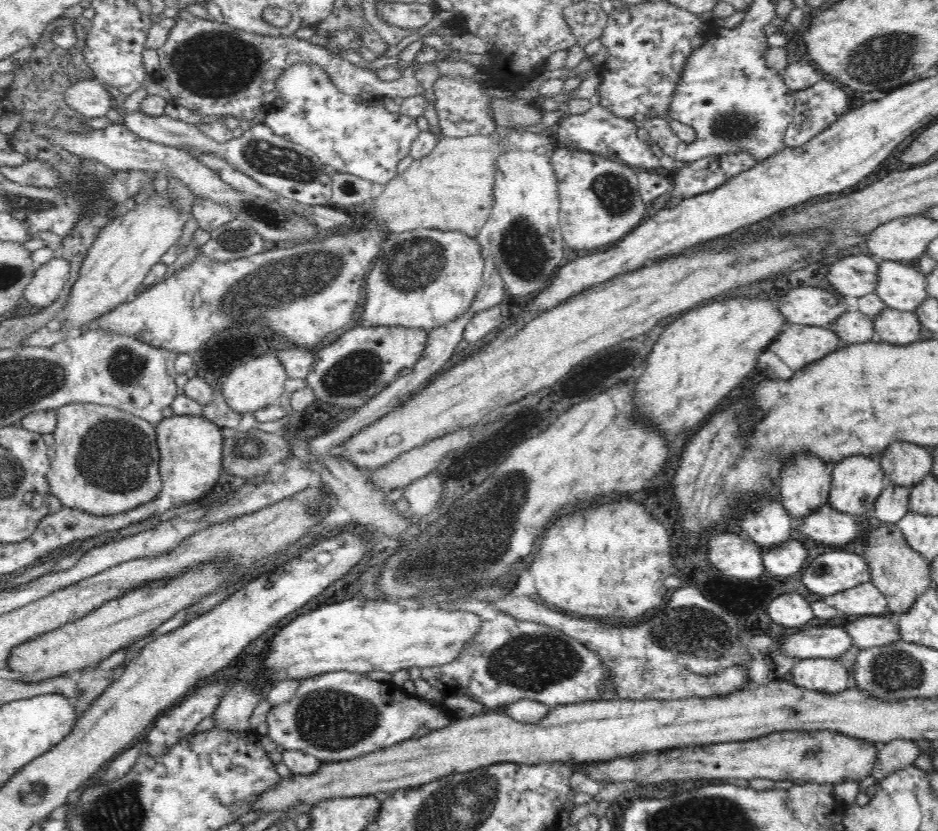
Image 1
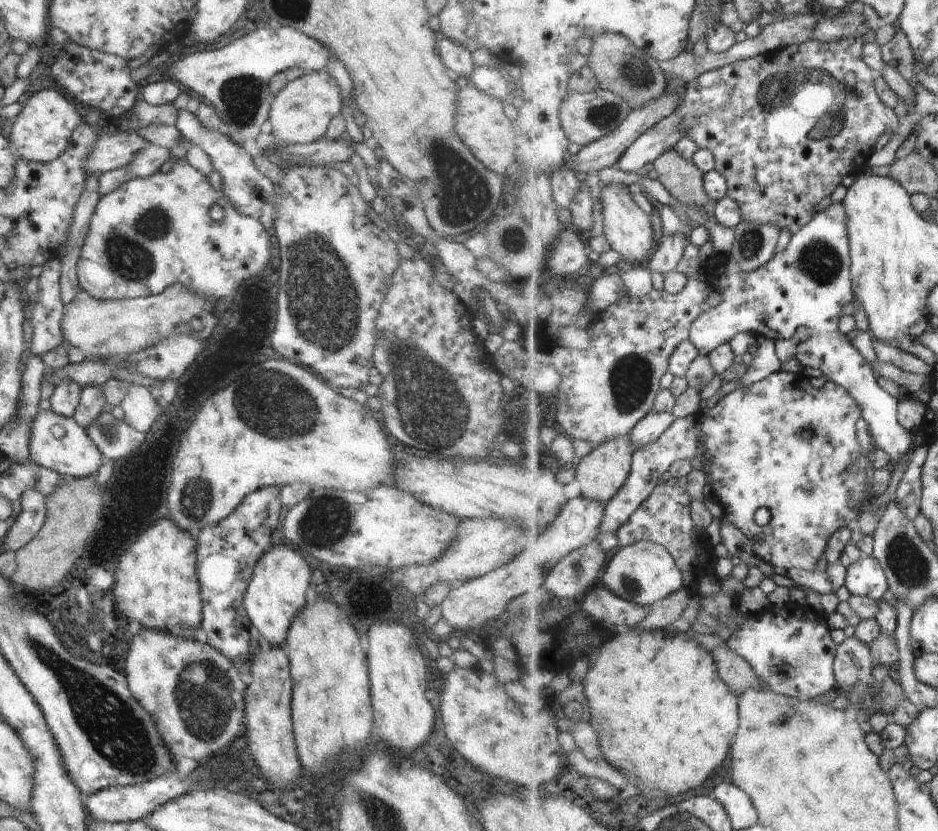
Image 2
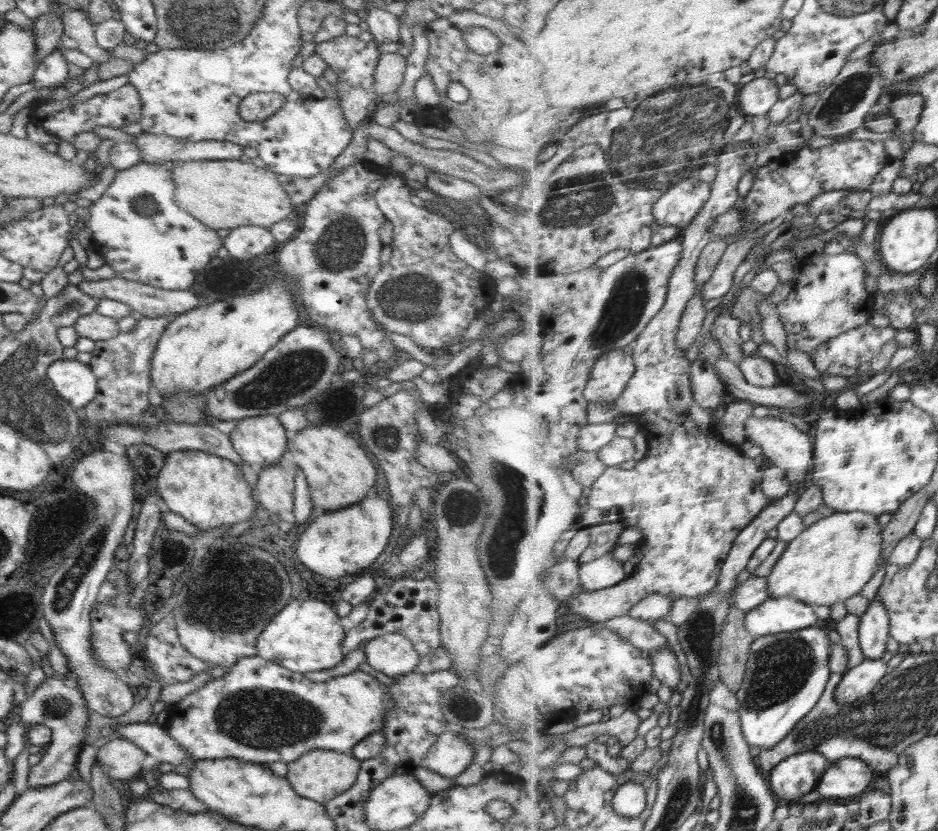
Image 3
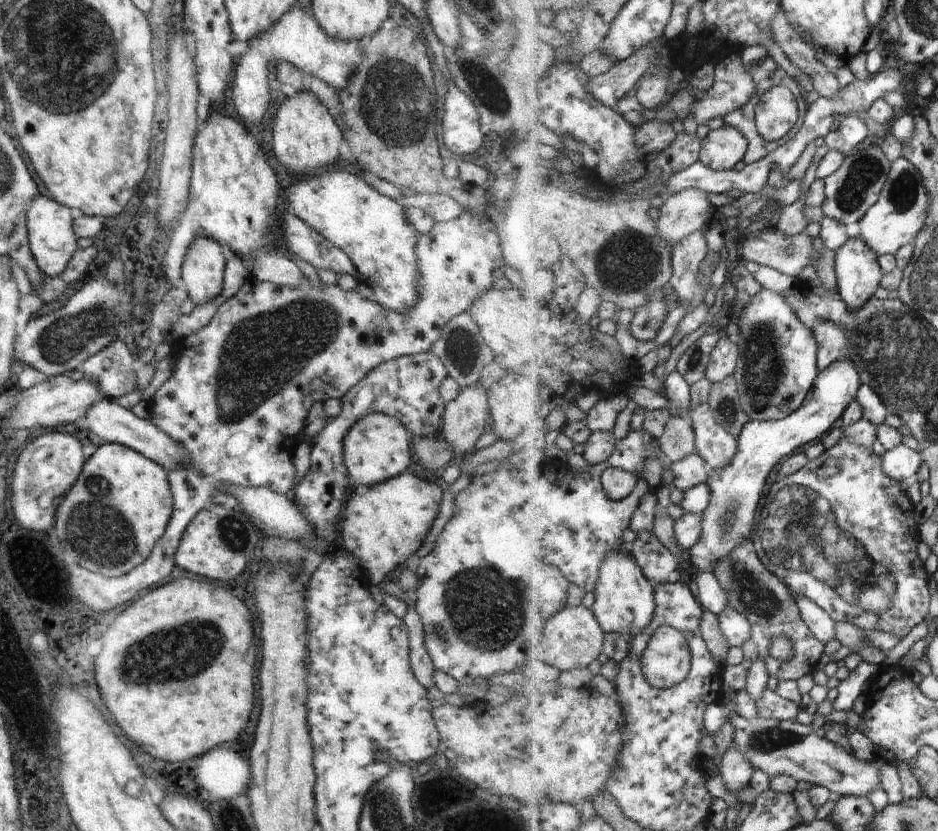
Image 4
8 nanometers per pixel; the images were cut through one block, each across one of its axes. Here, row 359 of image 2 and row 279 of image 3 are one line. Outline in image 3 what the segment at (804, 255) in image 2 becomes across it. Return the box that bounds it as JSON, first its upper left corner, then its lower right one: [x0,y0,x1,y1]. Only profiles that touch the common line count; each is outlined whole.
[779,252,874,358]

